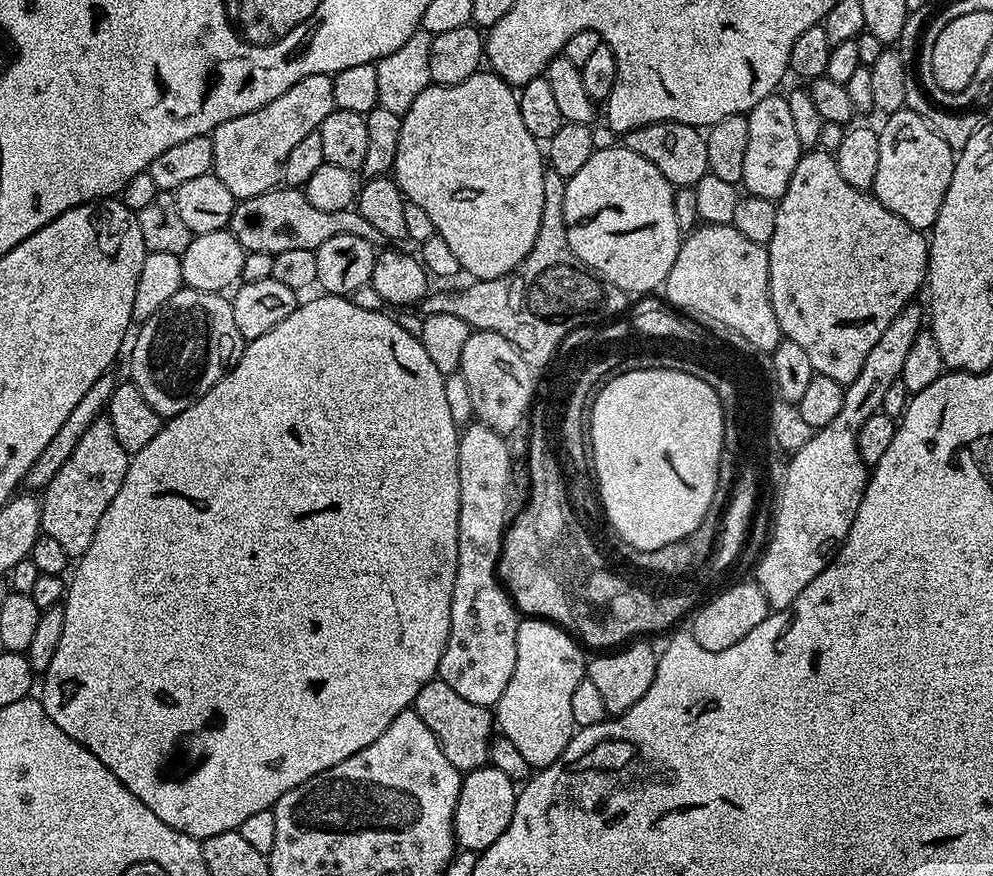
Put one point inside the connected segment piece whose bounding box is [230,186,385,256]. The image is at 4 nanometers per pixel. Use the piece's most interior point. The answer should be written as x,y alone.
281,218

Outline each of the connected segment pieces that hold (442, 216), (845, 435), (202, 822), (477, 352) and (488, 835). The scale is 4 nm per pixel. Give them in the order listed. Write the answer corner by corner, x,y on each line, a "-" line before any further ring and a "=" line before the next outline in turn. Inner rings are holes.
491,70
476,72
470,78
466,78
466,82
432,84
426,90
422,90
422,94
418,94
418,98
414,98
414,106
410,106
410,110
406,110
403,114
402,130
398,134
398,154
394,169
395,182
404,193
405,201
414,206
422,206
422,210
429,216
430,222
434,222
436,235
442,238
442,242
446,242
446,246
450,246
451,252
458,257
461,269
465,273
469,272
469,277
477,280
489,280
505,276
519,266
526,258
526,254
530,254
530,250
534,246
534,238
538,238
538,222
542,222
542,202
544,201
542,182
545,171
545,153
538,141
531,136
530,131
526,130
525,123
522,122
517,89
=
916,302
907,304
898,314
898,318
894,318
894,322
890,322
890,326
886,326
886,330
882,333
882,338
878,338
874,350
870,350
870,354
866,354
866,362
862,366
858,378
854,378
854,382
845,387
839,414
828,425
815,429
810,442
806,442
806,446
802,446
802,450
791,453
789,460
792,461
787,461
782,487
779,489
779,491
781,490
780,497
776,500
776,517
772,520
772,537
769,538
768,545
765,546
764,553
760,556
760,565
757,566
756,576
754,576
755,583
759,584
760,589
766,594
769,609
779,610
792,605
798,598
798,594
802,594
802,590
806,590
806,586
810,586
810,582
814,582
814,578
818,578
818,574
822,574
822,570
832,561
836,551
844,543
846,534
858,514
858,506
864,497
870,475
869,465
865,464
858,454
860,427
875,412
880,411
882,397
886,395
886,390
890,390
890,386
897,384
900,379
902,366
905,365
910,346
922,331
923,324
920,323
923,320
925,323
926,320
925,309
923,307
920,309
918,305
919,303
=
319,294
313,300
297,303
290,318
282,318
274,330
266,330
262,338
247,341
244,353
229,368
228,373
217,382
202,398
198,398
186,410
176,416
167,417
161,423
158,434
142,450
131,453
126,470
126,478
122,478
122,486
118,486
118,494
114,494
114,502
106,506
106,514
102,514
102,522
98,522
98,530
94,530
94,542
90,542
90,550
75,561
76,573
72,580
67,581
66,595
62,601
64,621
62,622
62,639
58,642
58,650
50,666
42,674
44,680
44,696
42,703
46,714
54,718
54,726
66,730
74,742
86,746
138,802
142,802
166,826
178,830
182,834
203,841
214,834
235,832
258,810
272,808
282,794
294,790
294,786
302,786
310,778
322,774
322,770
330,770
330,766
338,766
338,762
346,762
350,754
358,754
358,750
366,750
398,714
409,711
416,703
418,690
426,686
426,682
437,679
440,670
440,659
446,650
446,642
450,638
450,602
454,594
454,578
458,574
458,510
460,509
460,491
458,490
458,446
460,438
456,420
452,417
452,404
448,401
446,377
440,373
438,366
430,362
426,350
422,350
419,335
407,332
396,320
391,320
384,312
375,312
372,308
363,308
355,304
355,299
347,296
=
469,331
466,338
466,347
462,350
462,362
458,373
459,379
464,379
464,388
468,391
468,400
472,403
472,408
476,411
475,419
481,424
490,426
493,430
501,434
509,434
520,423
525,423
532,407
532,396
535,393
533,370
530,365
522,362
521,355
512,356
512,374
504,374
504,402
498,402
498,412
500,406
504,406
500,416
500,424
494,418
494,384
496,384
496,358
508,358
508,344
506,338
497,332
=
485,766
476,768
461,779
458,802
454,810
454,830
456,842
461,849
469,848
472,854
479,854
498,842
510,826
510,818
514,814
514,806
518,795
517,785
502,770

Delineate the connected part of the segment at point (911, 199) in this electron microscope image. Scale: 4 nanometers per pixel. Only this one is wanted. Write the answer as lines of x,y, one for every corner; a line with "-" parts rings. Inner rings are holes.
905,106
898,112
887,117
884,128
879,129
880,141
878,142
878,174
874,178
871,191
878,202
886,206
902,222
921,230
931,229
938,218
938,210
942,210
942,198
946,198
946,190
950,186
952,171
956,165
954,150
938,135
925,120
914,114

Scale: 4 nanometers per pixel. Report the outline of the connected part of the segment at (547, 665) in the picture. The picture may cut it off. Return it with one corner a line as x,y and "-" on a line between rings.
539,618
521,619
516,639
514,674
510,674
510,682
506,682
506,690
502,690
502,698
494,706
494,720
502,735
514,742
514,747
533,769
550,767
572,741
574,725
570,701
578,682
586,679
586,656
580,651
581,645
558,624

